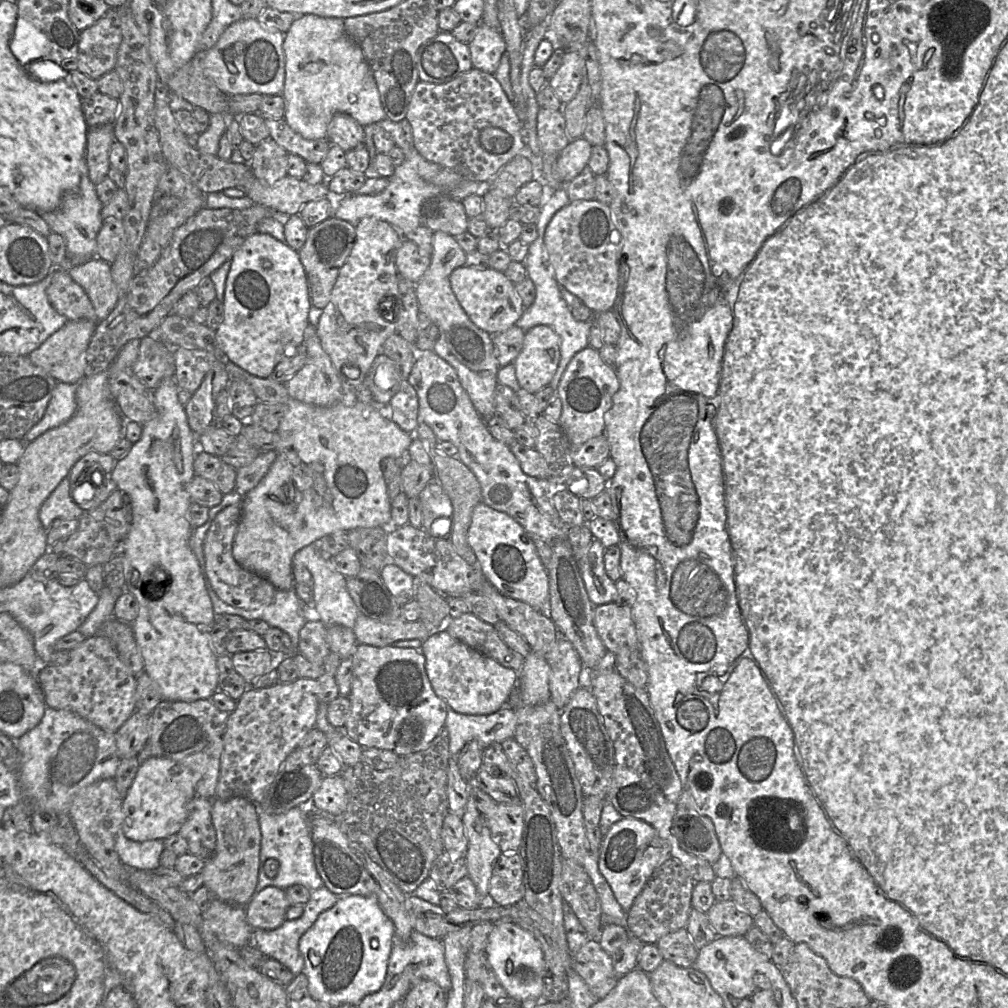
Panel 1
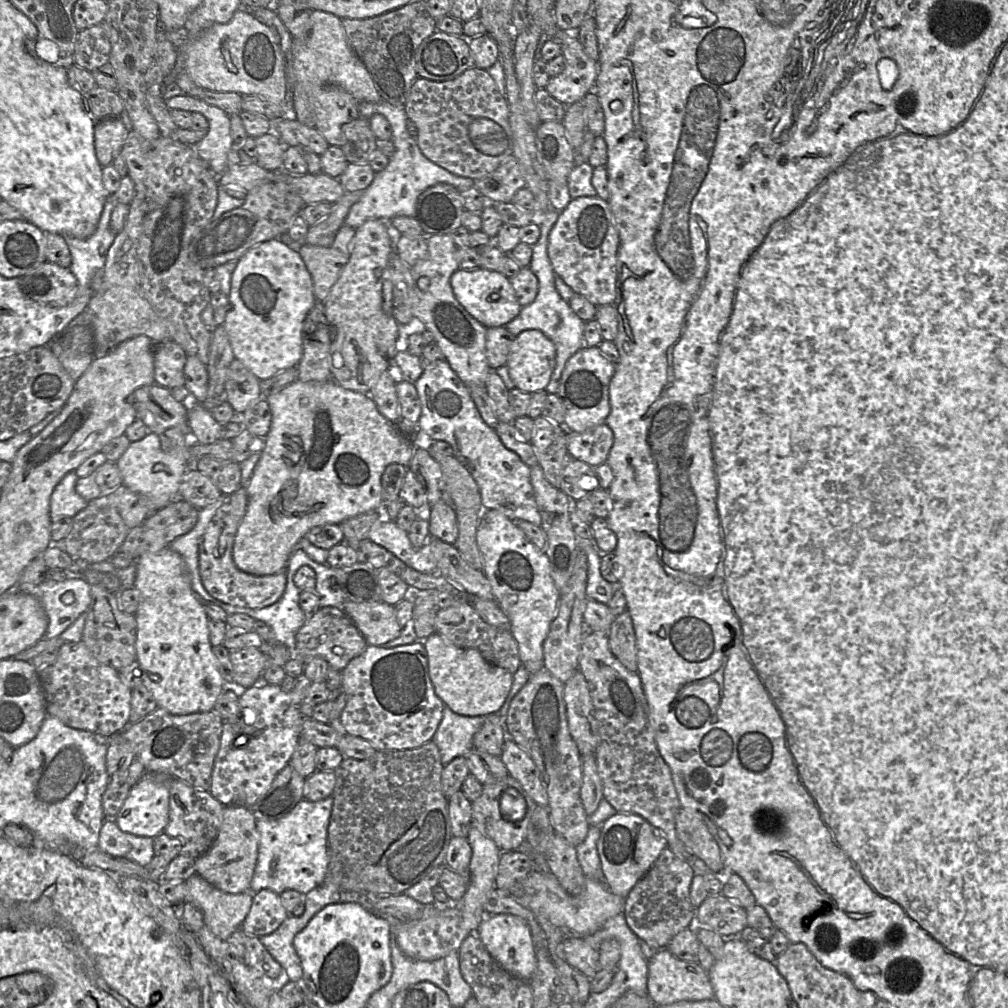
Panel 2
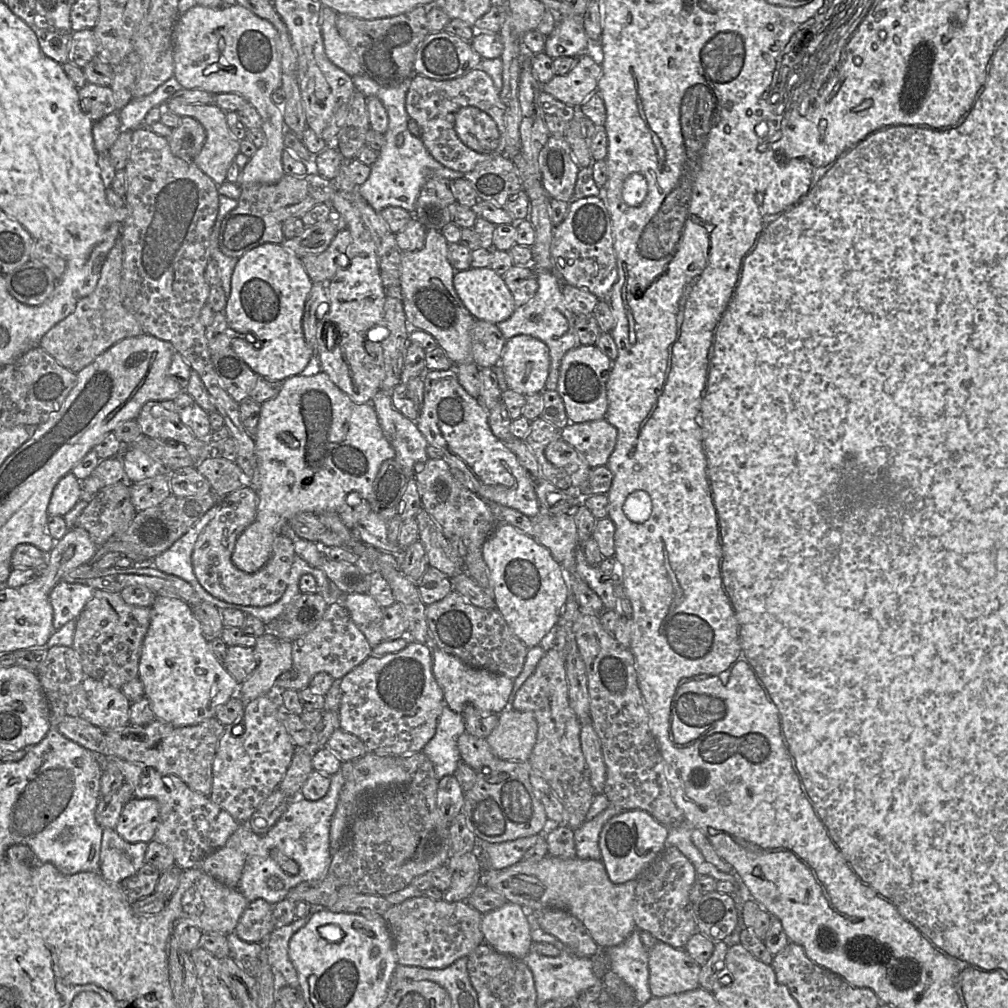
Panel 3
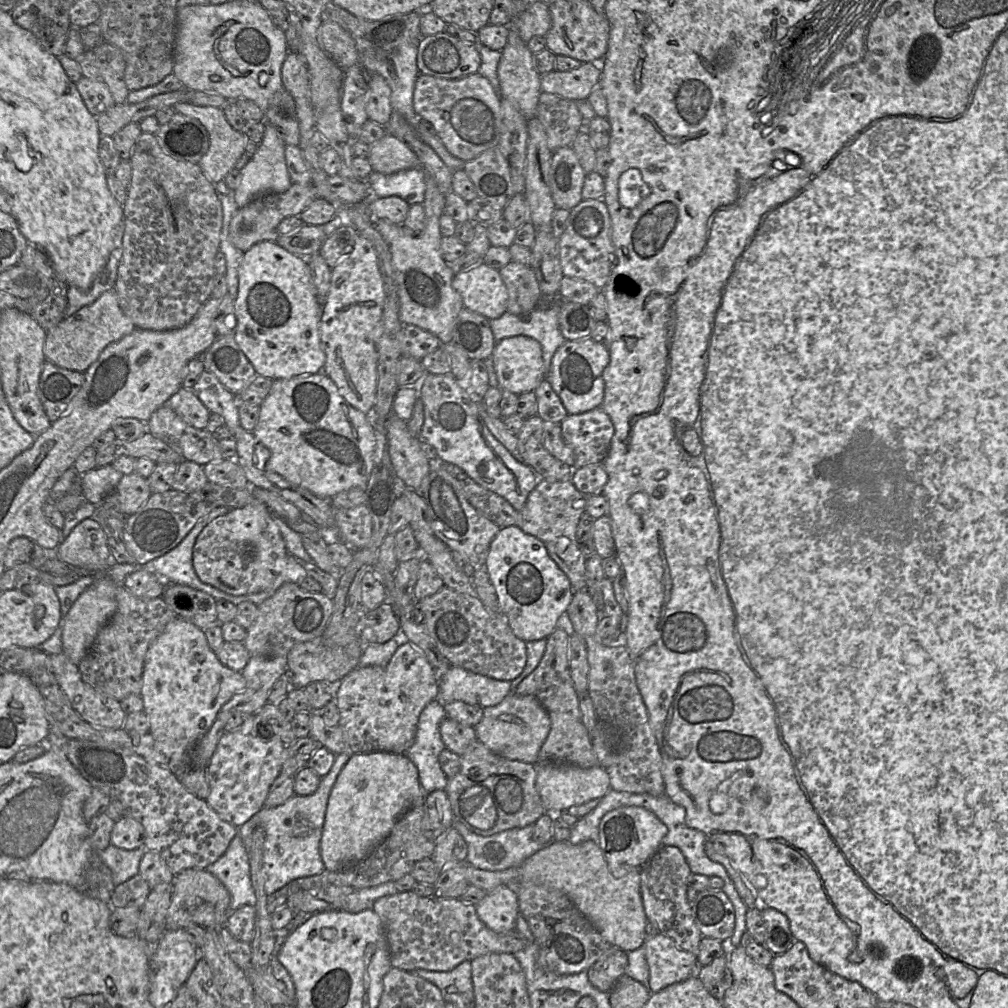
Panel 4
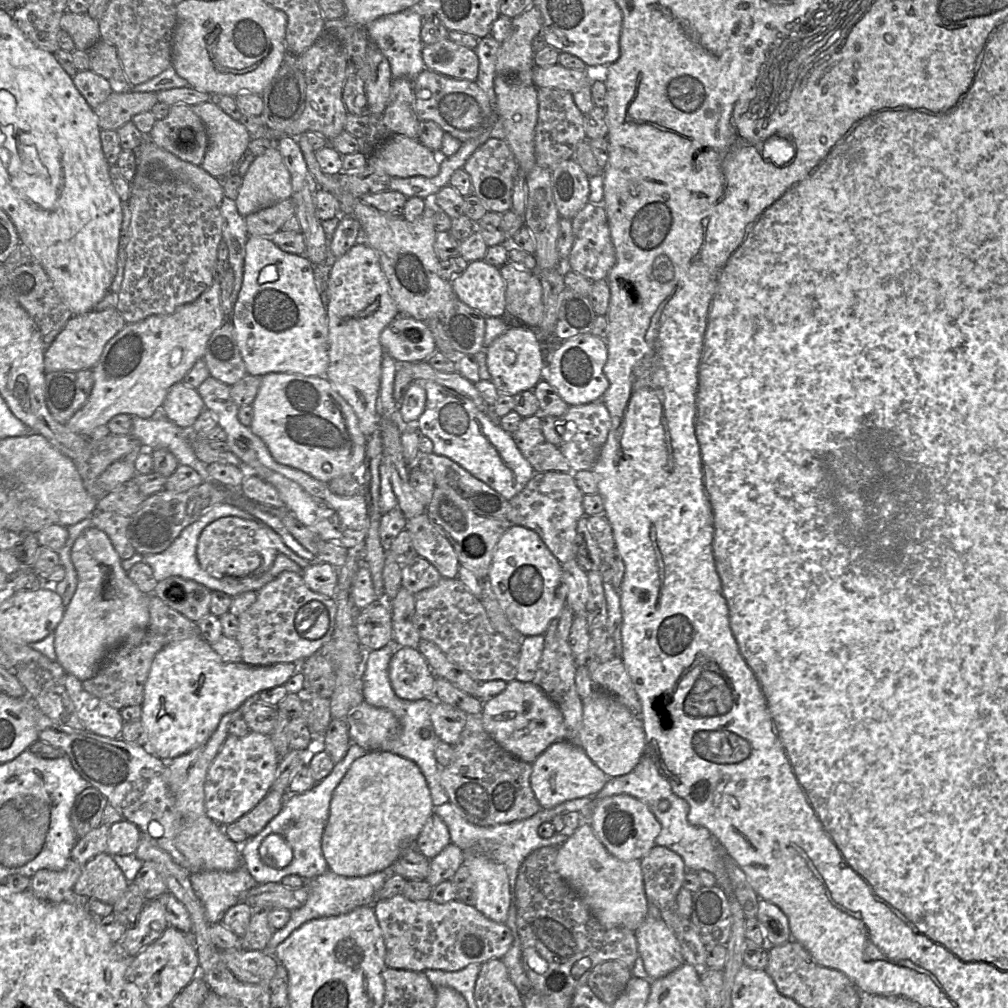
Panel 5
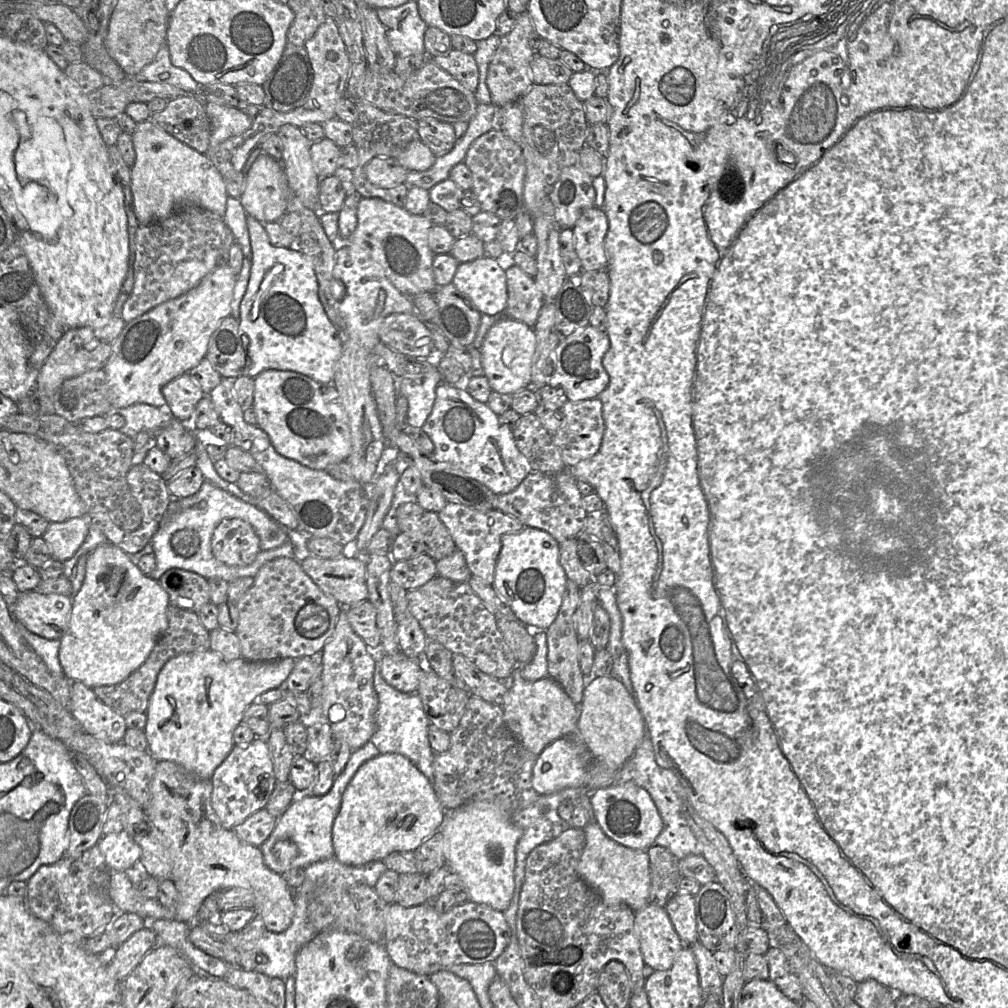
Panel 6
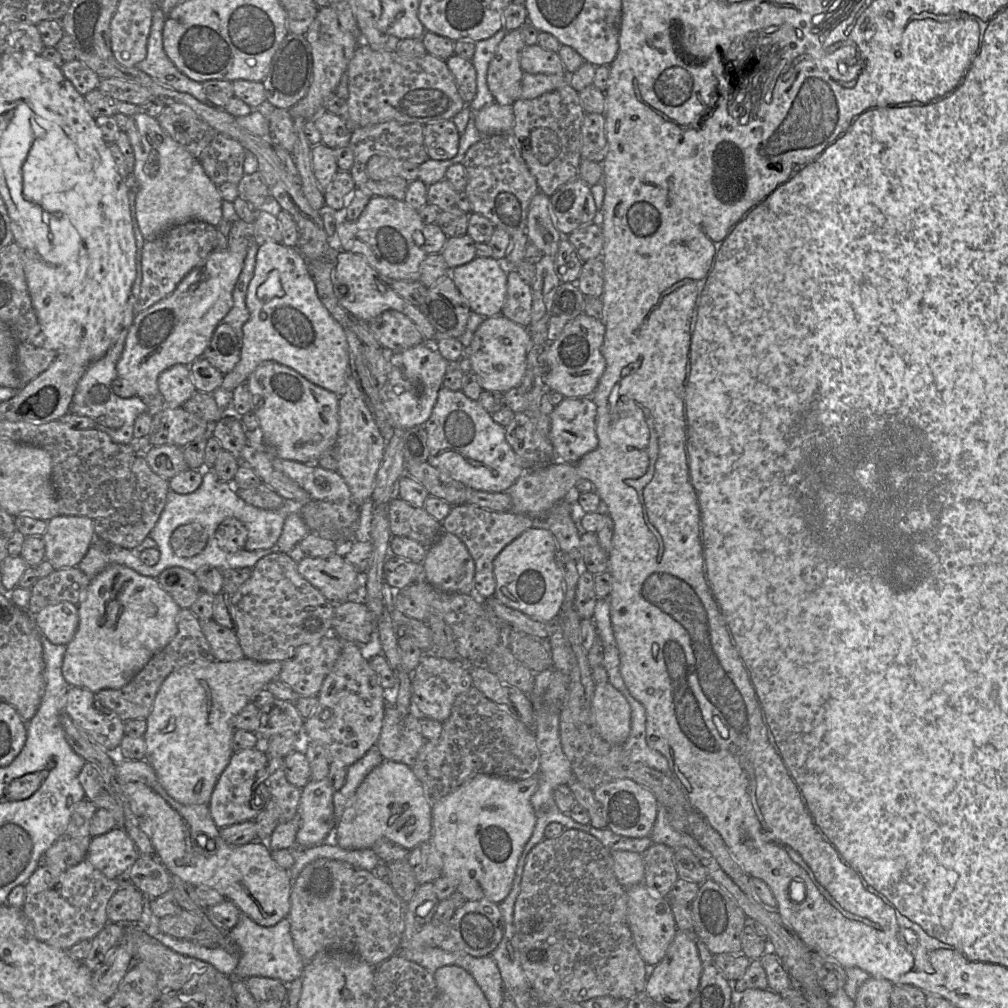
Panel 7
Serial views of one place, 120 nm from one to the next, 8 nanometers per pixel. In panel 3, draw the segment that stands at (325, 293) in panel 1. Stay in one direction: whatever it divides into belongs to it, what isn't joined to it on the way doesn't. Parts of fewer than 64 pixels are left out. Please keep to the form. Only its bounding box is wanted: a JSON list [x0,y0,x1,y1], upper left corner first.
[302,228,351,283]

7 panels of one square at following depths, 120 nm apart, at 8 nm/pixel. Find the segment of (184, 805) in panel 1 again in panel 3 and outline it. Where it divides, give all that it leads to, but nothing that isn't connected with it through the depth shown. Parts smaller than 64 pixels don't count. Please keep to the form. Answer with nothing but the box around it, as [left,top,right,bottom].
[115,797,159,843]

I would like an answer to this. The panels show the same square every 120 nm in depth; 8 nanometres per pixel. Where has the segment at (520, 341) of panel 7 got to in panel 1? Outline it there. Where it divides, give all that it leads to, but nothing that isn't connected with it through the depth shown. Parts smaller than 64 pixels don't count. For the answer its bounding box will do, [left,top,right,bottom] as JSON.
[514,325,561,393]

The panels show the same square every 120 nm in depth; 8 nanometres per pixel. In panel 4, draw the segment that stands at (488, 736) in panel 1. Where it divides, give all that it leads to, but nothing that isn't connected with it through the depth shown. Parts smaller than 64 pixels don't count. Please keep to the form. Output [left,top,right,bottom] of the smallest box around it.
[404,700,449,794]

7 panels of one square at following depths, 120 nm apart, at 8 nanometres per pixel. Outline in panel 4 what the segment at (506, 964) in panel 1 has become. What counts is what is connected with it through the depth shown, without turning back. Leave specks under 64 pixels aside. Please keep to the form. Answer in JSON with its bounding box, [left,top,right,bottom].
[476,885,520,932]

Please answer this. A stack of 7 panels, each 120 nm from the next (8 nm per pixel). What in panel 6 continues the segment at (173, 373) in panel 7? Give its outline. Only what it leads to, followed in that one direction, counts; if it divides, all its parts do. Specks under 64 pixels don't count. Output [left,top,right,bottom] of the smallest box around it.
[162,373,204,422]

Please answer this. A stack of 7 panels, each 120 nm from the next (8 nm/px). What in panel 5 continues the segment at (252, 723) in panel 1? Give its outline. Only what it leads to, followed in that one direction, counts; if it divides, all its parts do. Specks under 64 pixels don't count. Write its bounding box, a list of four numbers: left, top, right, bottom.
[206,731,279,826]

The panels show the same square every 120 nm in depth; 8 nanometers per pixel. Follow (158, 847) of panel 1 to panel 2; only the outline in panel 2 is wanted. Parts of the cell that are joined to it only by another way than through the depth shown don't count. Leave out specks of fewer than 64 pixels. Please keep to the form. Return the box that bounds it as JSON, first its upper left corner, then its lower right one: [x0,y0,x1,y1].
[98,819,155,867]

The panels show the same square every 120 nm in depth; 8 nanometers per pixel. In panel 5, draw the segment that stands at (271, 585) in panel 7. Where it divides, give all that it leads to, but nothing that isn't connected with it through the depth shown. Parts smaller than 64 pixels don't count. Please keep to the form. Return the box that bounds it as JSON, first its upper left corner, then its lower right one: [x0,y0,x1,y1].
[235,571,337,666]

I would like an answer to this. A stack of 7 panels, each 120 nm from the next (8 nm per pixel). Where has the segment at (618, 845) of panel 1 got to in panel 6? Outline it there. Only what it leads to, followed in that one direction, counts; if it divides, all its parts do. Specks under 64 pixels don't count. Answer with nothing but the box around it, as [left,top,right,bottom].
[591,782,663,850]

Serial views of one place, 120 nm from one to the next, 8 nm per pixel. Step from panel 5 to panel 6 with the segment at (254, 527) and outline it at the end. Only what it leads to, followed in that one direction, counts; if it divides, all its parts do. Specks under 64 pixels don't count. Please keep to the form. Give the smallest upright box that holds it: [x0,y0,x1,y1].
[211,518,261,567]

